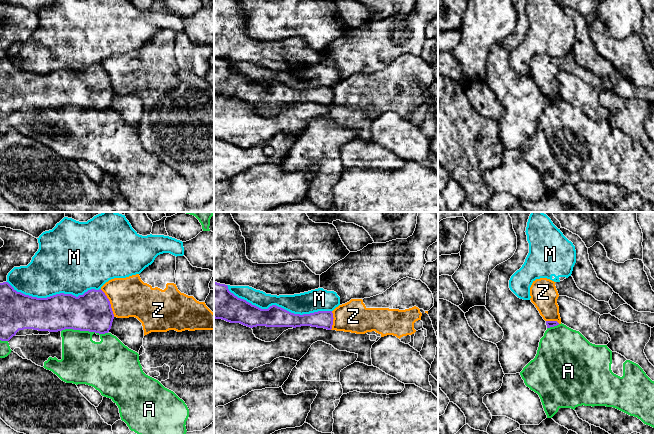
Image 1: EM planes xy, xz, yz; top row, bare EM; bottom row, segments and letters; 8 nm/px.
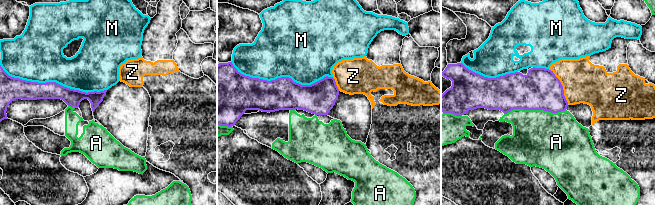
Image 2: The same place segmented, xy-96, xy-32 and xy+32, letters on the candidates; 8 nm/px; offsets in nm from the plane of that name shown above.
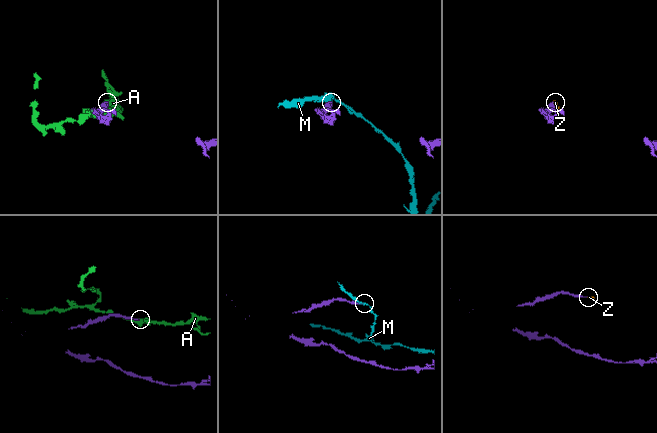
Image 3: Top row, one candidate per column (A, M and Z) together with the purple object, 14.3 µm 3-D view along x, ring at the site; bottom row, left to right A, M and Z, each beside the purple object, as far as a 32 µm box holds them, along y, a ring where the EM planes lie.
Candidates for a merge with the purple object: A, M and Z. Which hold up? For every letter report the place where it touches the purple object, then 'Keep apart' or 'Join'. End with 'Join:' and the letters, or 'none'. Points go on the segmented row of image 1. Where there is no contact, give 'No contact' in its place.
A: Touches purple at xy (84, 330). Keep apart
M: Touches purple at xz (277, 306). Keep apart
Z: Touches purple at xy (109, 303). Keep apart
Join: none

